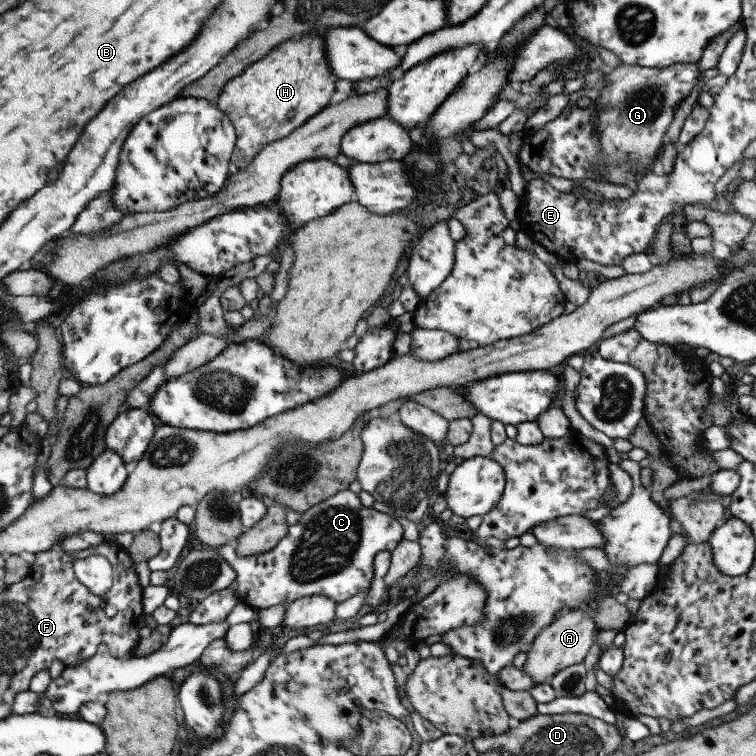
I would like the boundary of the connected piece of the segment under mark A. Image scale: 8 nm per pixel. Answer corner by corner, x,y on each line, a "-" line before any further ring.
584,606
566,610
552,624
538,633
530,650
526,652
527,658
523,665
523,671
531,676
534,685
544,683
544,680
553,677
559,670
585,660
598,628
590,617
591,609
592,606

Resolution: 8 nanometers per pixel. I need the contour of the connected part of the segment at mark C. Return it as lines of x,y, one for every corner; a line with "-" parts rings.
347,489
302,513
300,521
290,526
286,536
279,540
275,548
266,553
238,557
233,542
218,547
216,550
236,571
234,586
239,602
254,610
260,610
314,595
327,596
338,603
344,602
357,592
370,588
372,578
374,578
373,561
376,554
382,551
392,553
402,540
404,540
404,529
396,518
384,512
378,512
372,507
366,508
362,505
359,496

